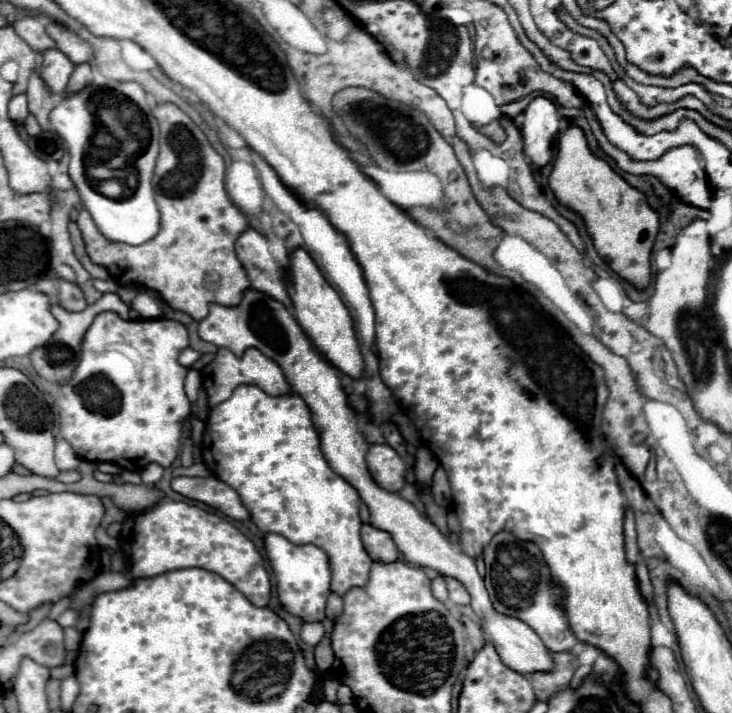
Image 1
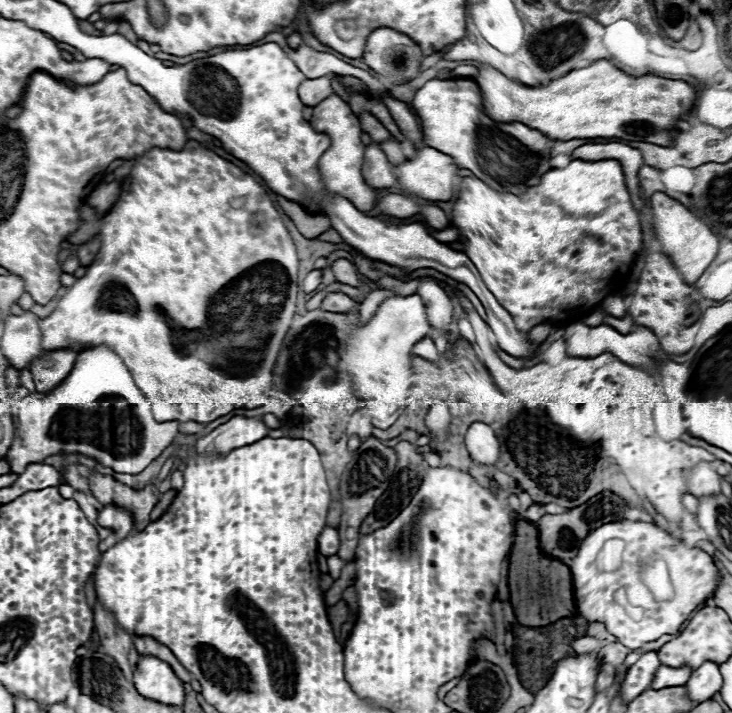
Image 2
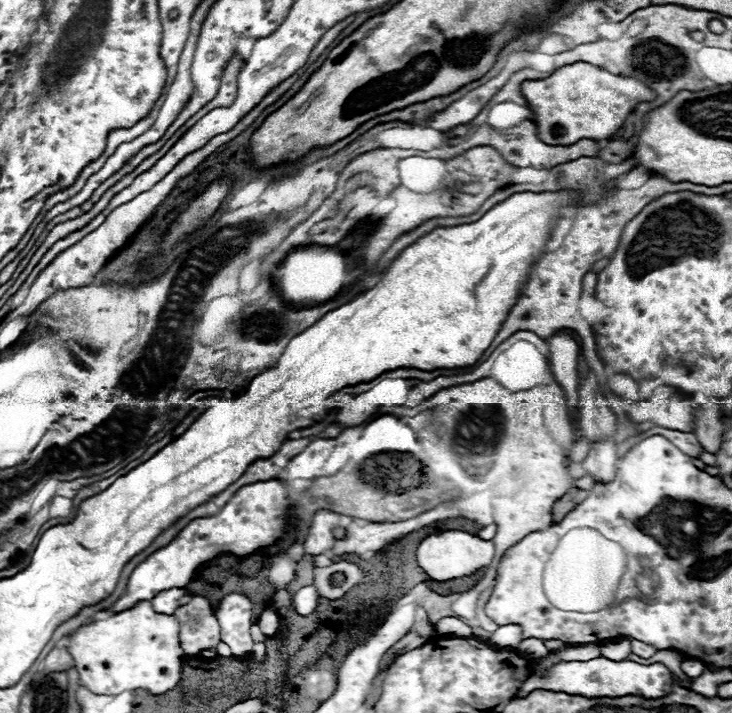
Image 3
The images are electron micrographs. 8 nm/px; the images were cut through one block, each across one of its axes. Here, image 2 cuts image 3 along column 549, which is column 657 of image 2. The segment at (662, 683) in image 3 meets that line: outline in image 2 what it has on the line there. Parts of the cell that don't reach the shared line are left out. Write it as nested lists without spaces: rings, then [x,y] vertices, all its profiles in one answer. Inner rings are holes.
[[[660,666],[650,688],[670,688],[674,684],[686,684],[686,680],[690,678],[690,668],[682,666],[682,668],[670,668],[670,666]]]

